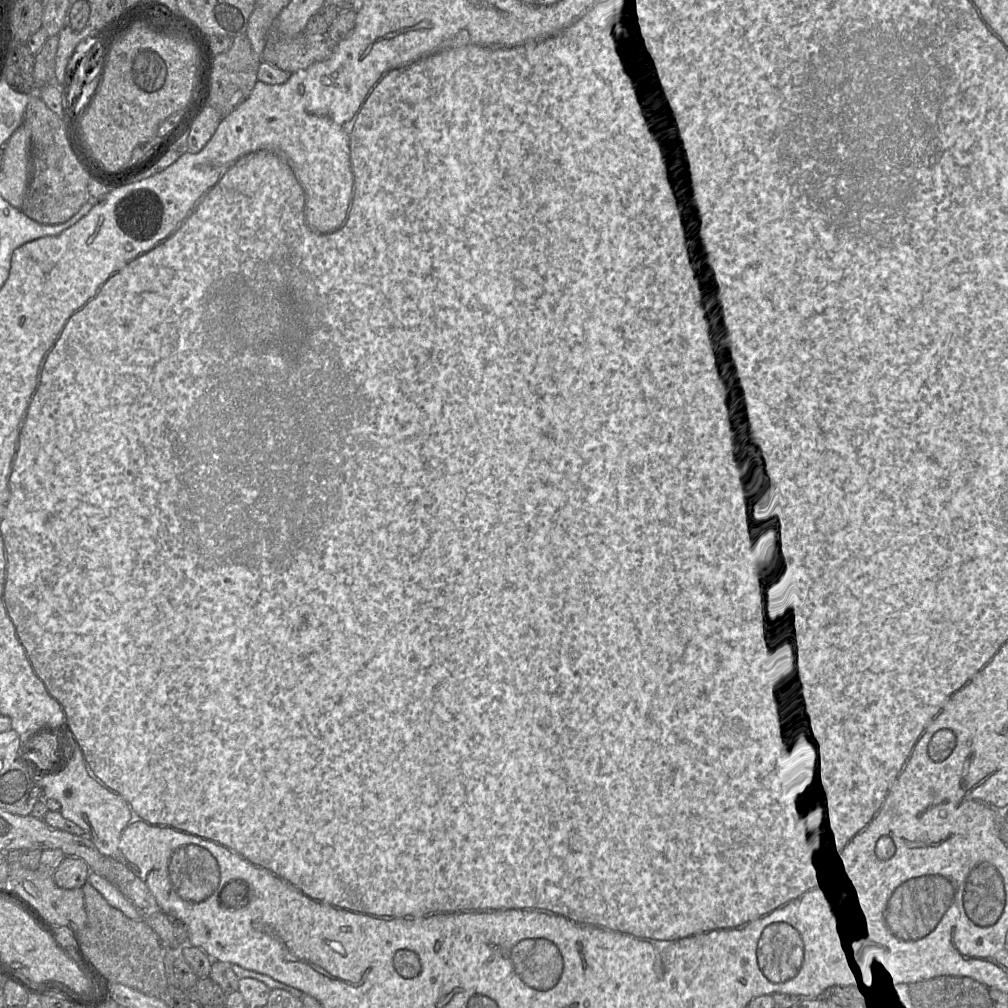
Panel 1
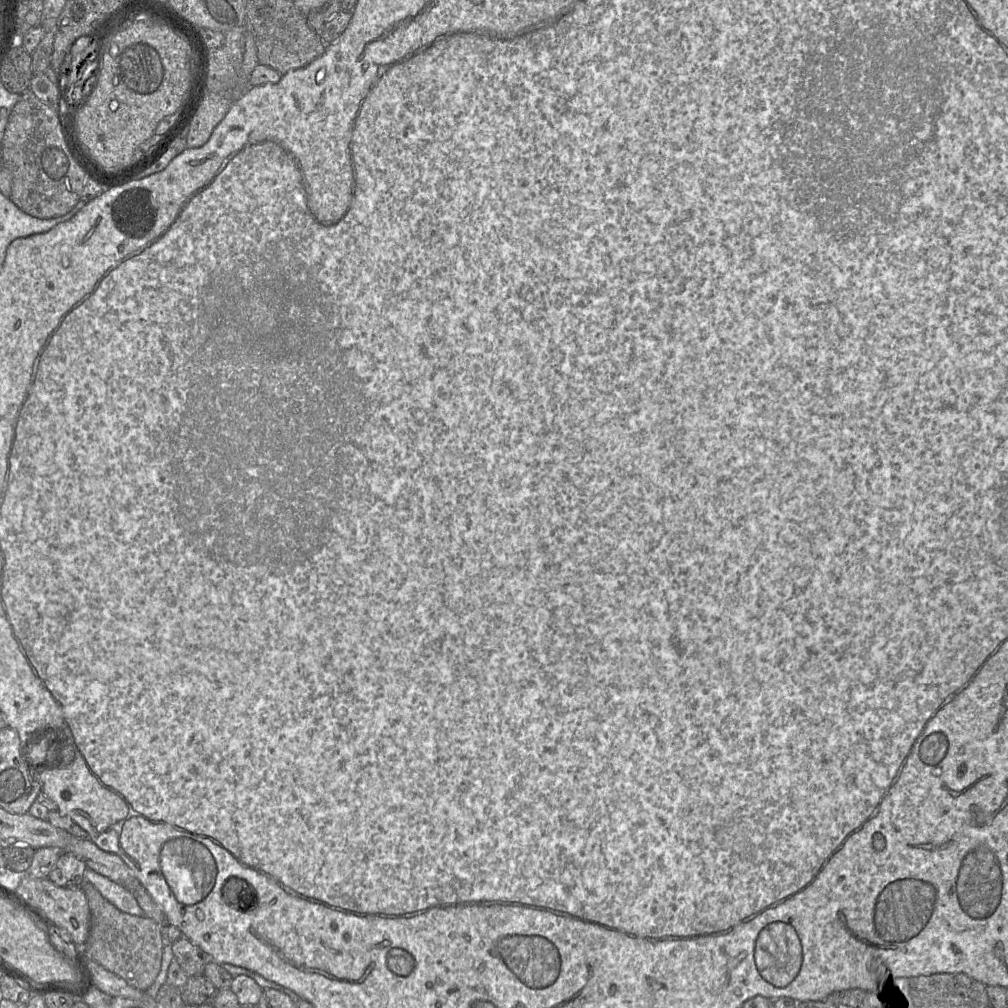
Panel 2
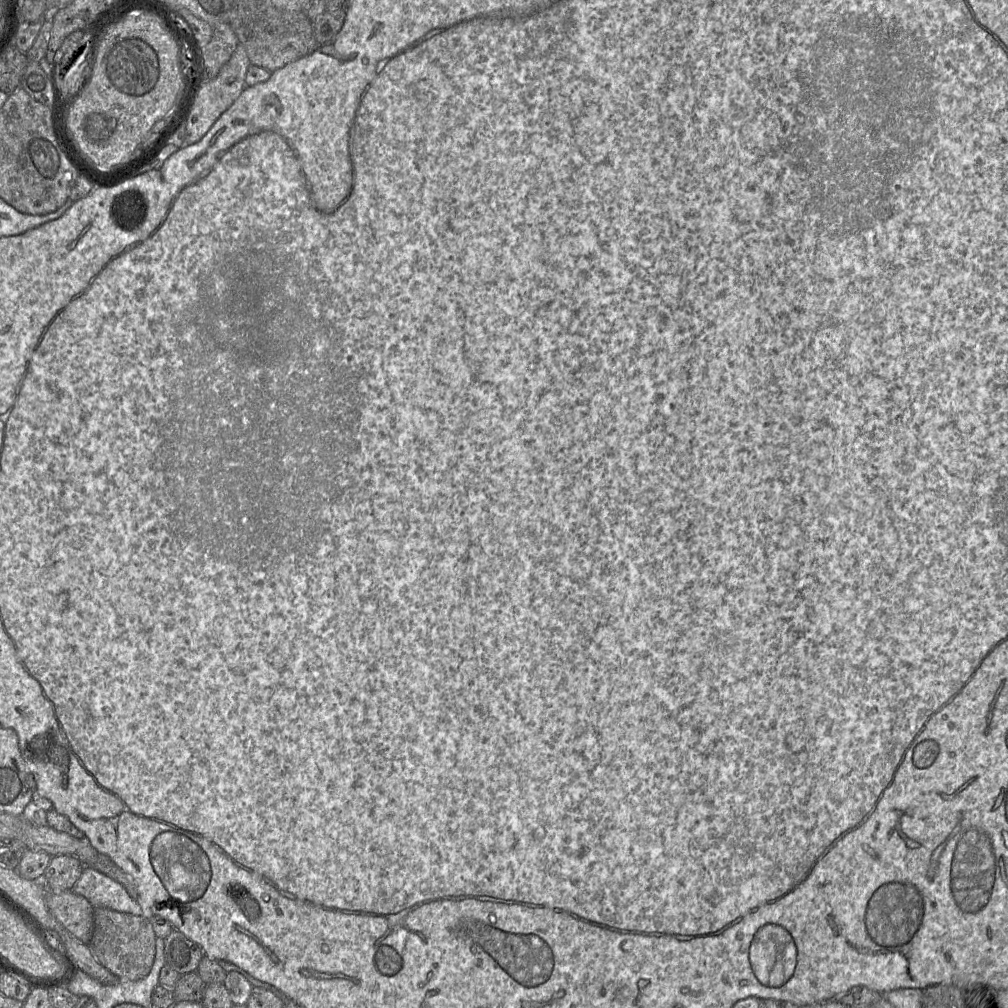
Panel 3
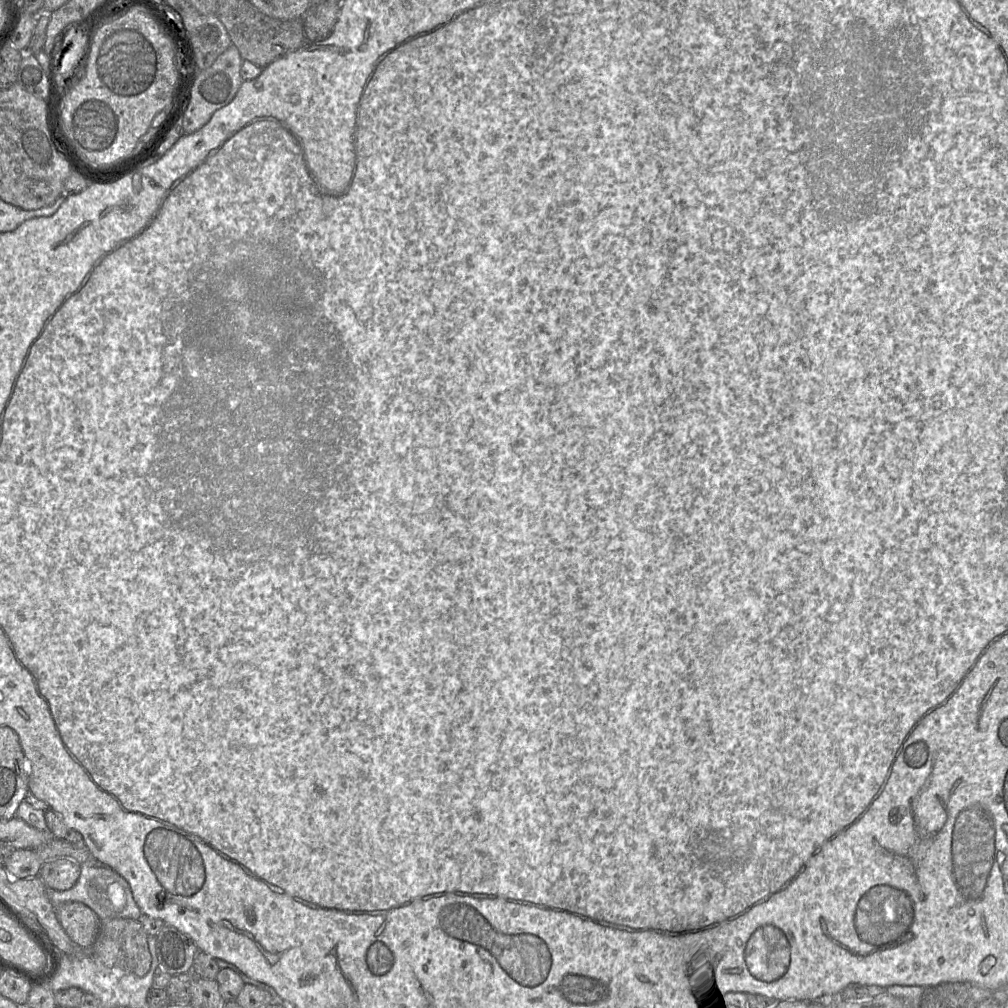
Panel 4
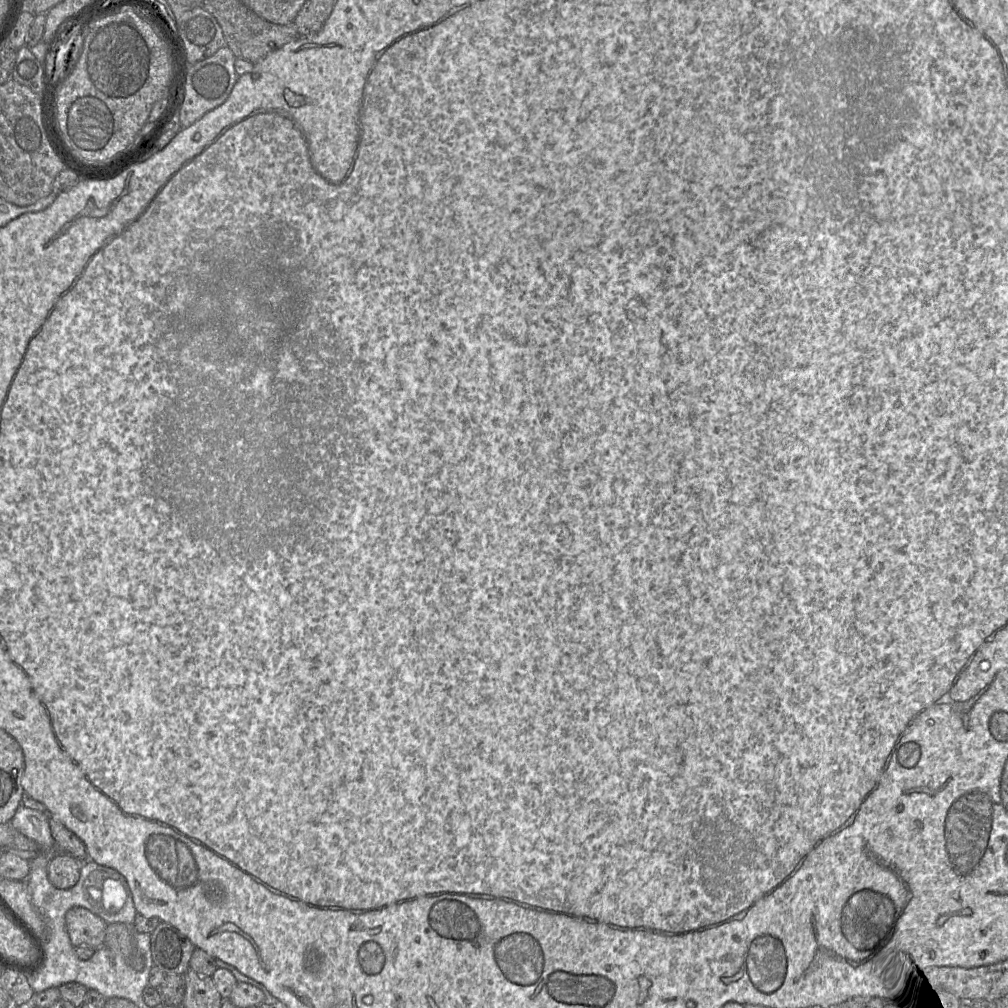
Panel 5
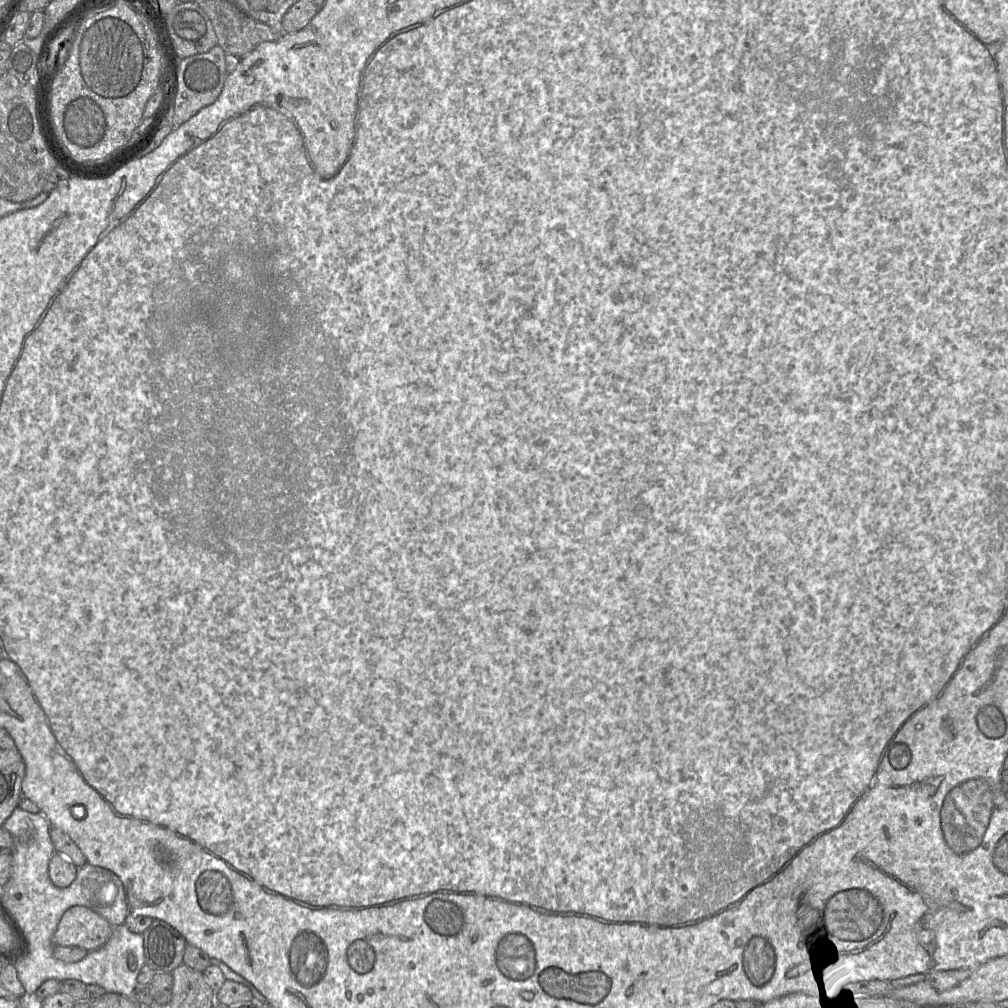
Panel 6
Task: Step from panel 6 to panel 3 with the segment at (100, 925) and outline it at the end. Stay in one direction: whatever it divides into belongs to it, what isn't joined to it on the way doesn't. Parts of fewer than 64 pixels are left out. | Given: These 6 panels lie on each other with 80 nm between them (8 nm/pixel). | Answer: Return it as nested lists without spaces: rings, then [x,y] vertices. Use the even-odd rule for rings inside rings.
[[[49,891],[46,905],[52,916],[73,937],[85,945],[91,941],[94,907],[83,896],[72,891]]]

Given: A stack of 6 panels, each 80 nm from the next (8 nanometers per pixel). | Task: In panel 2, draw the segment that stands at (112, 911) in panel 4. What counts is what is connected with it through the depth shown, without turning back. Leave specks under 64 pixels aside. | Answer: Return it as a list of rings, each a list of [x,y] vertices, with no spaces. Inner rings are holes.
[[[88,868],[84,873],[84,881],[92,884],[108,902],[120,911],[134,916],[144,916],[143,910],[125,887]]]

